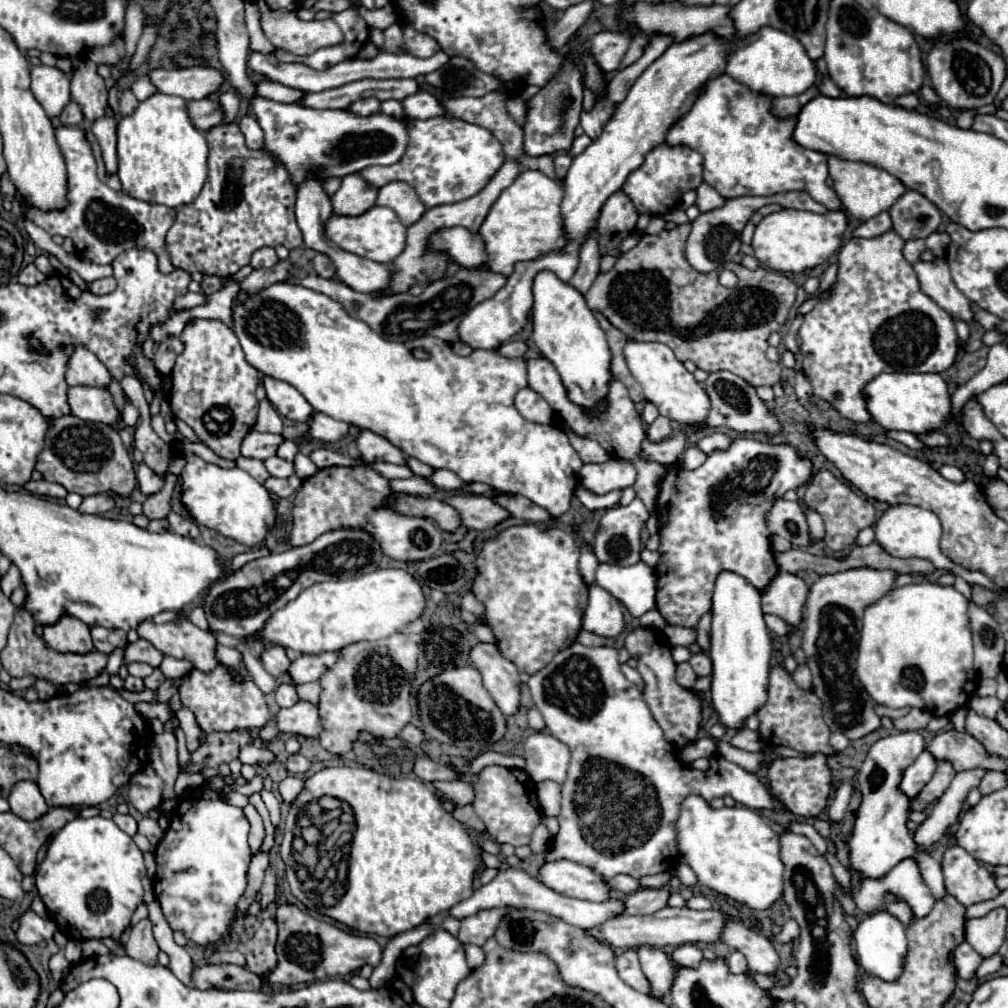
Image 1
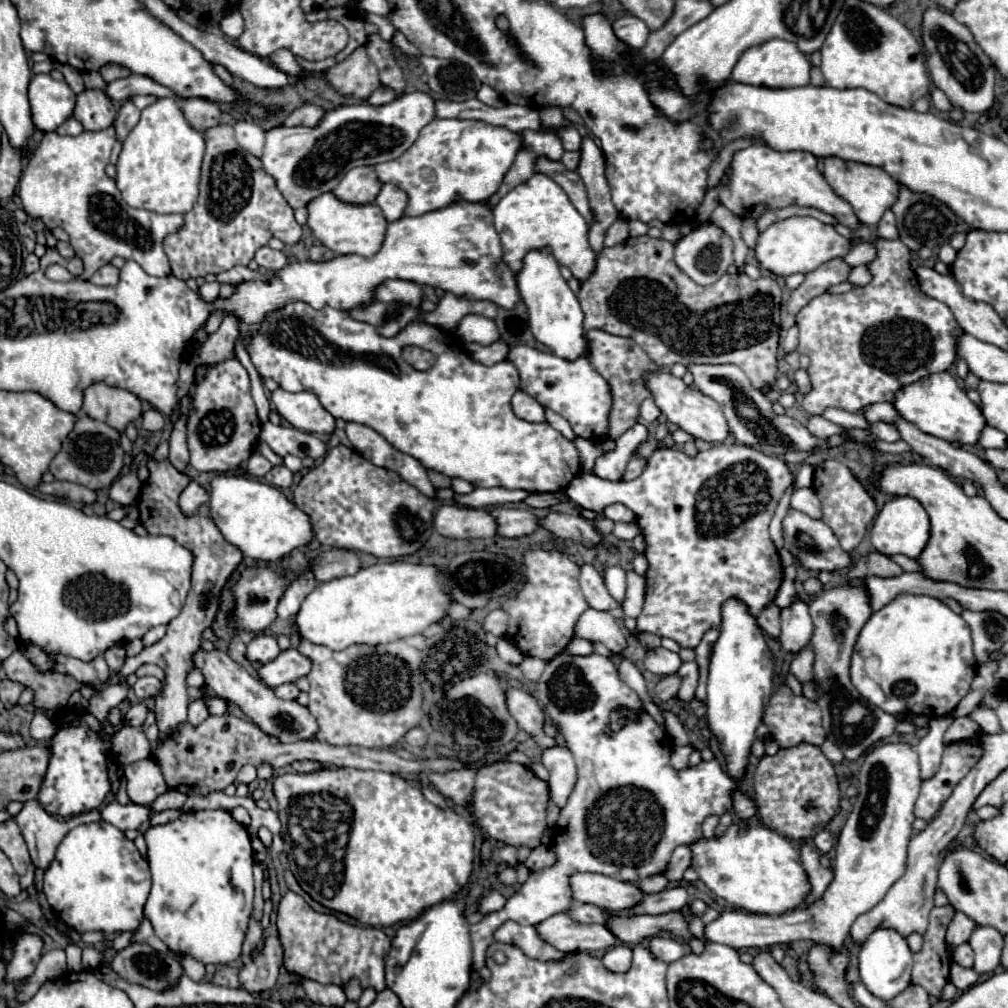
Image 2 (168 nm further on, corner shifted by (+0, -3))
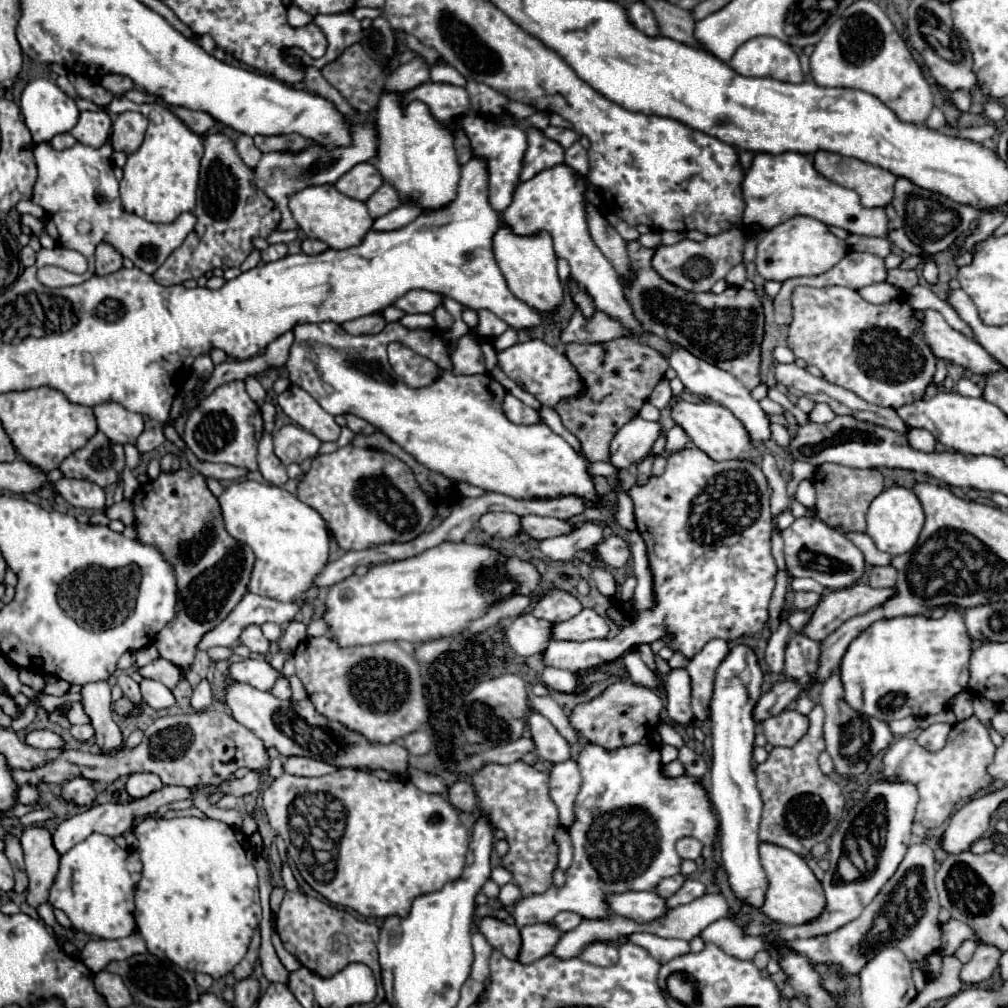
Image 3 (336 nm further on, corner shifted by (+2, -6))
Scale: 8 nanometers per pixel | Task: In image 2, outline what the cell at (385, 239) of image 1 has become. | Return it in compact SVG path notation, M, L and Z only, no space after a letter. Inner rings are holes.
M322 193L320 197L312 199L308 205L308 221L306 225L310 227L314 239L328 249L332 249L336 255L362 255L362 257L372 257L380 251L384 233L386 233L386 219L380 213L380 207L374 203L366 205L352 205L340 201L334 193Z

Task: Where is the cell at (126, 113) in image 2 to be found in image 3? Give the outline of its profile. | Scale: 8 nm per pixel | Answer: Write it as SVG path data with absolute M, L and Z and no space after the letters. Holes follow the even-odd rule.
M138 112L118 114L118 118L112 126L112 136L110 136L112 148L122 150L126 154L134 152L134 148L138 148L138 144L142 144L146 124L148 124L148 120Z

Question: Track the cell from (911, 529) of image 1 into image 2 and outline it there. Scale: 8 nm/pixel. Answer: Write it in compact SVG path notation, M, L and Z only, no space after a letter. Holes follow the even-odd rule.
M894 497L894 499L886 501L884 507L878 511L872 531L870 531L872 545L878 553L884 553L884 555L902 553L910 559L916 559L922 553L922 549L928 543L928 537L930 537L928 513L914 497Z

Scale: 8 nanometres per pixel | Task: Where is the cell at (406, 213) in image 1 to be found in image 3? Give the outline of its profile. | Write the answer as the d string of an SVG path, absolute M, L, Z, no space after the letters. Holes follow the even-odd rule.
M384 182L384 184L374 192L374 196L370 196L370 200L366 202L372 218L380 218L380 216L388 214L390 210L398 208L400 204L402 204L402 200L400 200L398 192L396 192L394 186L390 186L388 182Z

